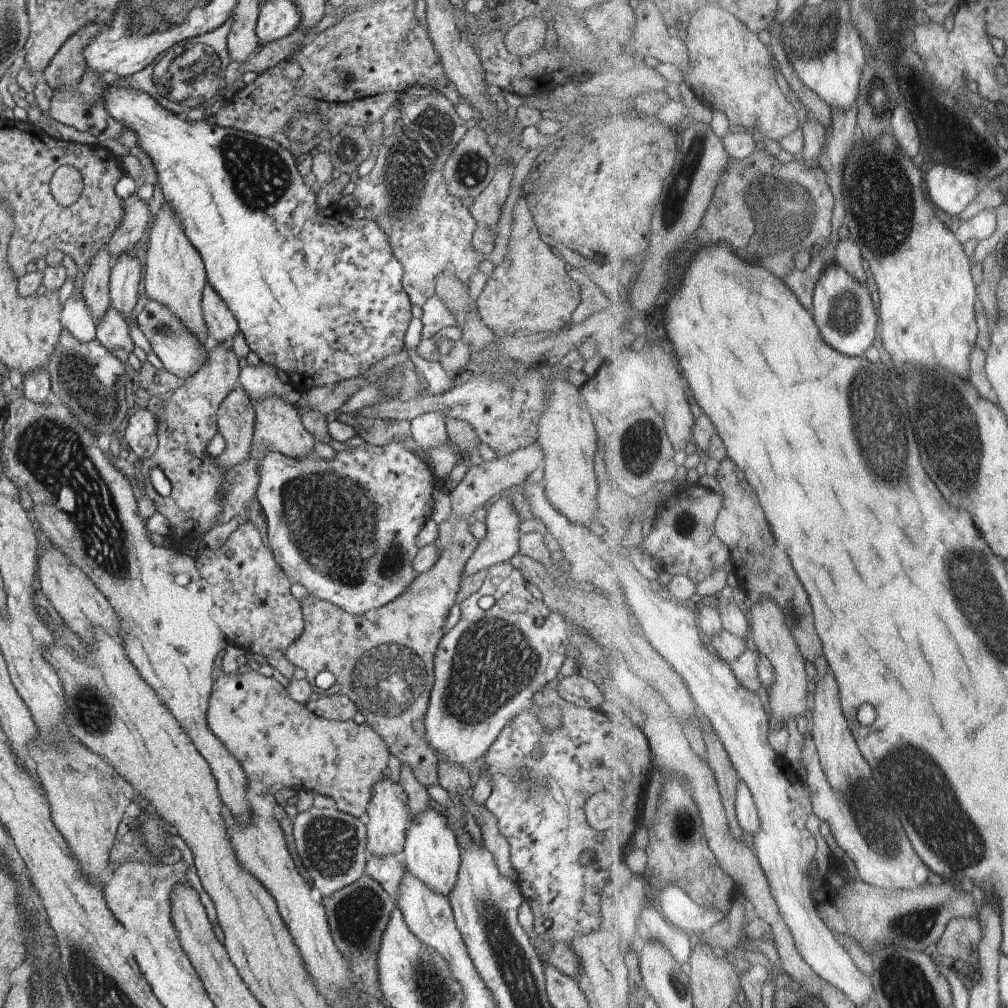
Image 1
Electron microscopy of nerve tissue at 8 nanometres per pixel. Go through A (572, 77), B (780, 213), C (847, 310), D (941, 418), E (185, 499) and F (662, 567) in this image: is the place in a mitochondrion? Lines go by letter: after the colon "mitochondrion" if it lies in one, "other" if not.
A: other
B: mitochondrion
C: mitochondrion
D: mitochondrion
E: mitochondrion
F: other

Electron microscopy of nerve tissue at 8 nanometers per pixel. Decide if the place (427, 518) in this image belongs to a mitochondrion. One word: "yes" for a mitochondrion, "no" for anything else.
no

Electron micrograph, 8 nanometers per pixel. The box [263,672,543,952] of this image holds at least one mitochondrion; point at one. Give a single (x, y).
(330, 844)

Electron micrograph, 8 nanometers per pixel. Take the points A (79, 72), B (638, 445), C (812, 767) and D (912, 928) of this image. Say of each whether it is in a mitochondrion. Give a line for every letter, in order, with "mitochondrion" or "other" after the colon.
A: other
B: mitochondrion
C: other
D: mitochondrion

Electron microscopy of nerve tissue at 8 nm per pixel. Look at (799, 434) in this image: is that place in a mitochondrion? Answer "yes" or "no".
no

